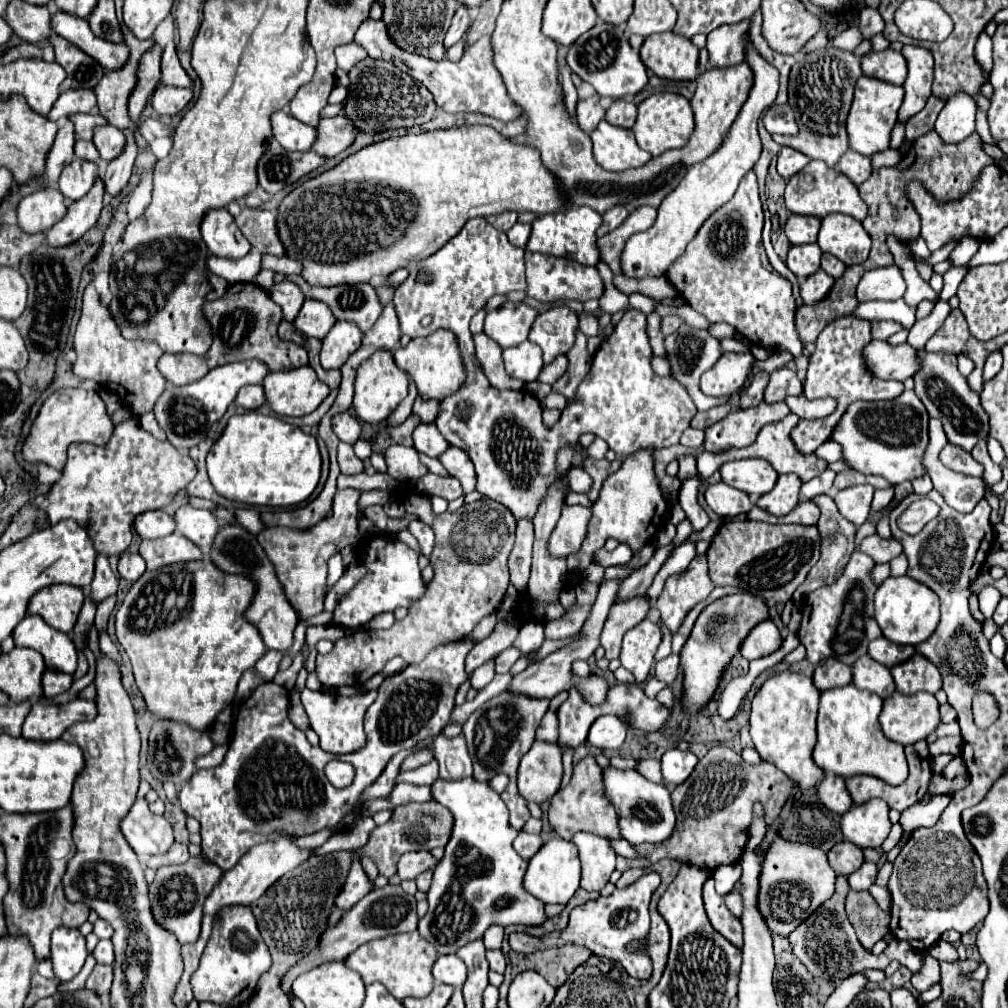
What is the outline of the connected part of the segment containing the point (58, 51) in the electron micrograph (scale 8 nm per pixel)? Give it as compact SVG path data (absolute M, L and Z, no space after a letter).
M55 33L49 37L49 43L55 49L55 61L59 65L63 65L63 69L67 73L67 77L61 85L61 91L93 89L101 81L103 67L93 57L89 57L87 53L83 53L81 49L77 49L67 39L63 39Z

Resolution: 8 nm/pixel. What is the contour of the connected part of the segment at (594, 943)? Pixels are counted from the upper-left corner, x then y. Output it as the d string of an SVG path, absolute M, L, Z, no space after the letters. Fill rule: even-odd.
M649 871L645 875L641 875L635 883L627 885L627 889L615 889L609 897L599 897L595 901L589 901L585 905L579 905L571 911L569 917L569 925L561 931L561 933L549 933L543 937L533 937L527 933L511 933L509 935L509 945L513 951L517 953L535 953L541 949L549 949L549 947L561 947L567 943L577 943L577 945L585 945L593 951L593 955L597 957L607 957L613 959L617 963L623 965L623 969L635 977L635 979L649 979L653 973L653 963L649 957L643 955L633 955L625 949L625 945L633 939L645 939L649 933L649 901L651 895L655 893L655 889L659 887L661 877L655 871Z

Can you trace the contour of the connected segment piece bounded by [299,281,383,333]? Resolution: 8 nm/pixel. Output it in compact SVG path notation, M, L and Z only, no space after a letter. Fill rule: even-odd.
M305 281L299 283L299 289L307 299L323 301L331 307L333 315L341 321L357 323L357 327L365 333L373 327L377 317L381 315L381 305L377 301L377 293L369 283L359 285L337 285L337 287L311 287Z

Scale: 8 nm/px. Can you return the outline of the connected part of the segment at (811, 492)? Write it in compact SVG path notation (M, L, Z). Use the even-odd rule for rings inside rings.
M825 471L821 473L819 477L803 483L801 487L801 497L803 499L811 499L815 495L821 495L821 493L829 493L831 485L833 485L833 479L835 479L835 473L833 471Z

